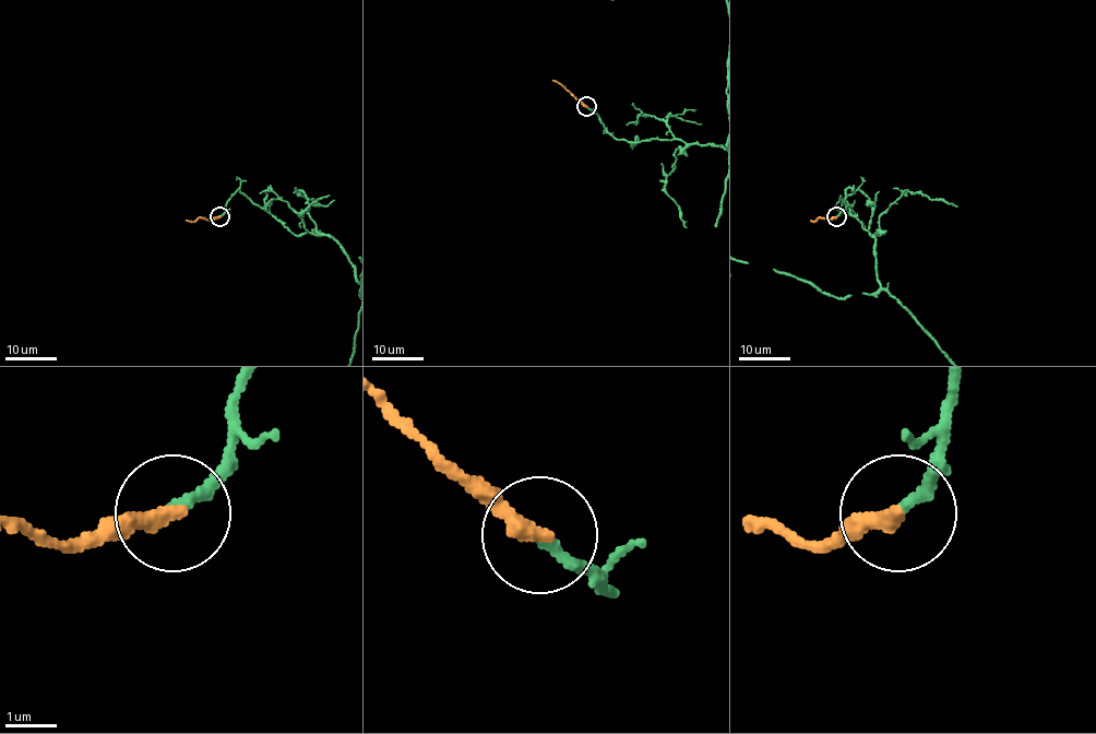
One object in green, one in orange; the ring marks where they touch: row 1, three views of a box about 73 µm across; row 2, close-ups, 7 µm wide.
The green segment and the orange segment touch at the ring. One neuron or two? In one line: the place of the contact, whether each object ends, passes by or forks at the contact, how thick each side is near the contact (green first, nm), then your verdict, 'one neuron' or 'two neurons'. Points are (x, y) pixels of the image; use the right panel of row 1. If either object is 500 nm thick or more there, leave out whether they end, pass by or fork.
(836, 216) | green ends | orange ends | 200/360 nm | one neuron

